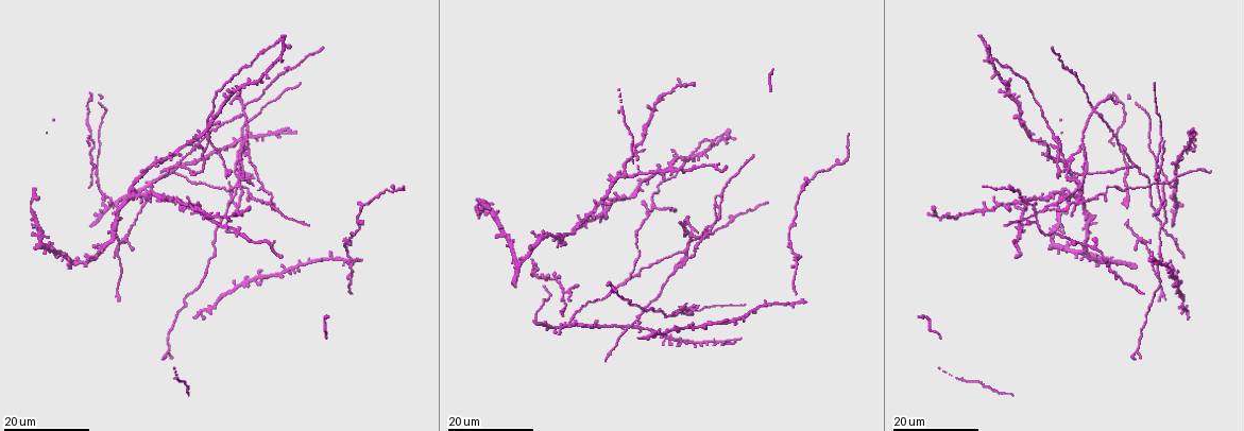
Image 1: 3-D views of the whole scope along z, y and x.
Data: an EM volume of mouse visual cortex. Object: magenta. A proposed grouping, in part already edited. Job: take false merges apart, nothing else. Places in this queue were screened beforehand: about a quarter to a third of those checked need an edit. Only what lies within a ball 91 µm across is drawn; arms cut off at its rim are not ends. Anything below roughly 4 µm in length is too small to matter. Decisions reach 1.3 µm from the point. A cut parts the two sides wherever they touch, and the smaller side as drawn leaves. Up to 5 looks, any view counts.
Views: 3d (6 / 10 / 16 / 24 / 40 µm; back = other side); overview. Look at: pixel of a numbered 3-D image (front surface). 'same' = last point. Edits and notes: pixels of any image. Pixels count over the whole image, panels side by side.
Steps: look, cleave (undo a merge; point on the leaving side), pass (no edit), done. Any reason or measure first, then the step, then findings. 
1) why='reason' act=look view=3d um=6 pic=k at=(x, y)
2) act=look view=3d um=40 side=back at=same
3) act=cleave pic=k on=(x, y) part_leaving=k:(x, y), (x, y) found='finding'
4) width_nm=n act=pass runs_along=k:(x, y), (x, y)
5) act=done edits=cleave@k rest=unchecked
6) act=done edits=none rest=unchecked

why='looks like a crossing' act=look view=3d um=24 pic=1 at=(211, 140)

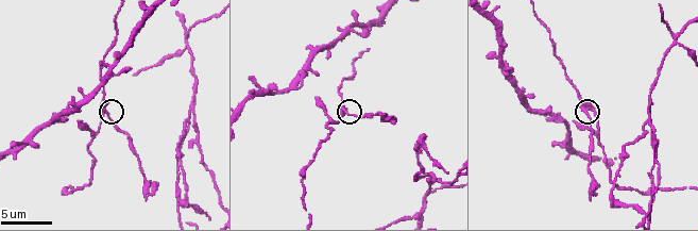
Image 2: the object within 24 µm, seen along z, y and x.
why='zoom in' act=look view=3d um=6 pic=2 at=(105, 109)

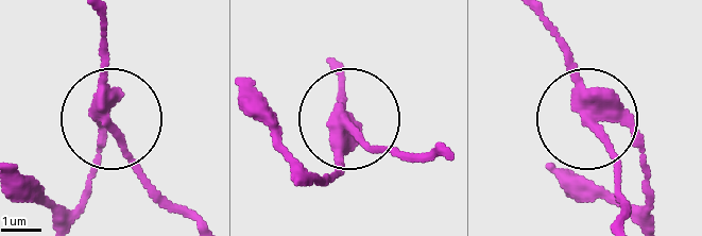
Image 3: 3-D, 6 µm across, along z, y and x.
width_nm=310 act=cleave pic=3 on=(129, 155) part_leaving=3:(579, 116), (616, 163), (620, 214) found='two neurons meet here'

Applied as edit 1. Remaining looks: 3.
why='four arms meet' act=look view=3d um=24 pic=1 at=(228, 203)

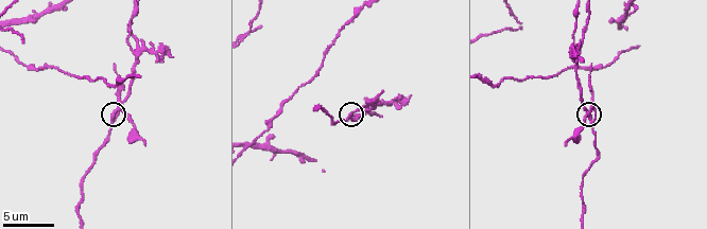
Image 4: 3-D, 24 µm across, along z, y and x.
act=look view=3d um=6 pic=4 at=(115, 113)

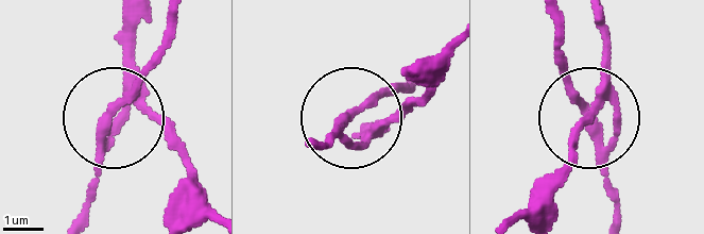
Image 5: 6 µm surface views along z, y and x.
act=cleave pic=5 on=(606, 93) part_leaving=5:(344, 138), (357, 148), (422, 101), (445, 56) found='a second neuron is stuck on'

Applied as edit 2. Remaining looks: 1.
why='two arms in line, one across' act=look view=3d um=10 pic=4 at=(520, 28)

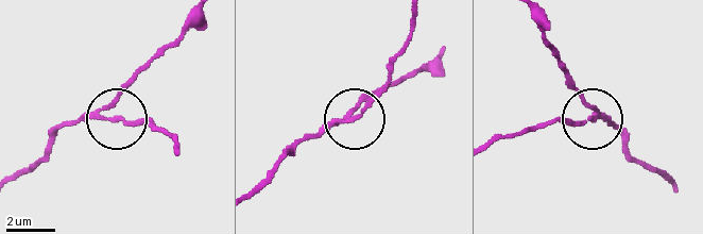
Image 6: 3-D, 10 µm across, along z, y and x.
arms=3 act=pass found='all the same neuron'

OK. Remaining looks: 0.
act=done edits=cleave@3,cleave@5 rest=unchecked

